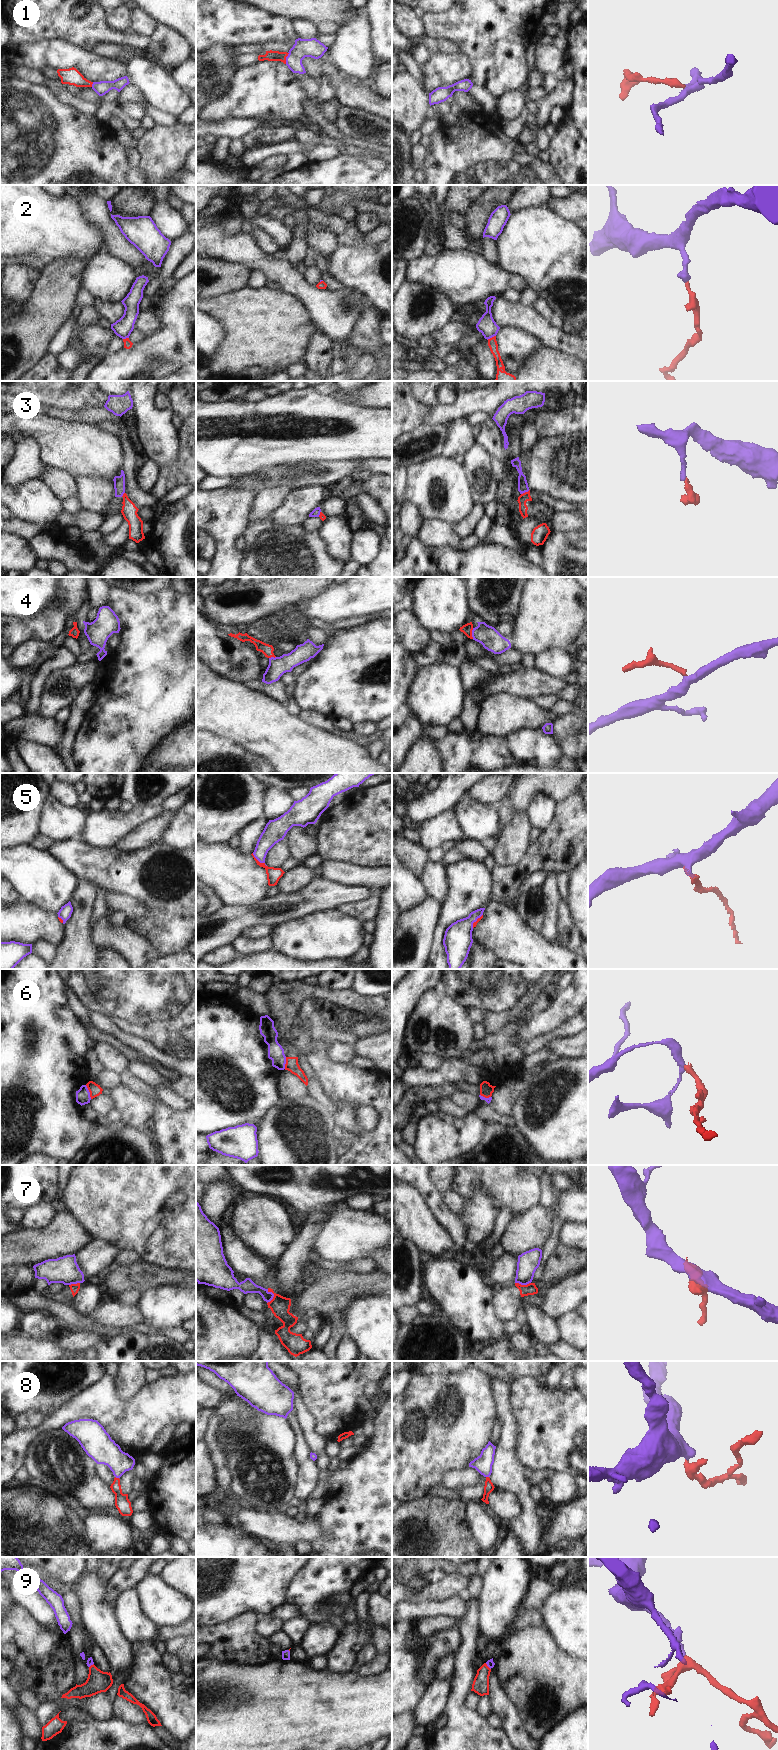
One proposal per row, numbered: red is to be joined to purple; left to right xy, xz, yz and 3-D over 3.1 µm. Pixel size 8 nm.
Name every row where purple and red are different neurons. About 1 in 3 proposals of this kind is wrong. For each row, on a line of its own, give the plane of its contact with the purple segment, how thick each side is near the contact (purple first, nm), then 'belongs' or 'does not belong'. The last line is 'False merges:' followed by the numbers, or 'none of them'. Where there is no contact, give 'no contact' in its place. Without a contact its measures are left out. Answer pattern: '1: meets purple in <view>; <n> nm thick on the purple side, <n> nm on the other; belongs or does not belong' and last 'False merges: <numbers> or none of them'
1: meets purple in xz; 150 nm thick on the purple side, 80 nm on the other; belongs
2: meets purple in yz; 150 nm thick on the purple side, 80 nm on the other; belongs
3: meets purple in yz; 80 nm thick on the purple side, 80 nm on the other; does not belong
4: meets purple in yz; 170 nm thick on the purple side, 80 nm on the other; belongs
5: meets purple in xz; 160 nm thick on the purple side, 110 nm on the other; belongs
6: meets purple in xy; 110 nm thick on the purple side, 100 nm on the other; does not belong
7: meets purple in xz; 110 nm thick on the purple side, 160 nm on the other; does not belong
8: meets purple in xy; 220 nm thick on the purple side, 120 nm on the other; belongs
9: meets purple in yz; 60 nm thick on the purple side, 130 nm on the other; belongs
False merges: 3, 6, 7

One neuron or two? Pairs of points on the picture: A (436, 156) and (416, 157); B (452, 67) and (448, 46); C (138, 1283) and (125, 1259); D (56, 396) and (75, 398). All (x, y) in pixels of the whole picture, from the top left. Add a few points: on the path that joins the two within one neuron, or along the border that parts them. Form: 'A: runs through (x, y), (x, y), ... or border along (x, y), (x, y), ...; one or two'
A: border along (427, 148), (421, 168); two
B: border along (440, 52), (444, 54), (460, 53); two
C: border along (140, 1261), (125, 1266), (113, 1266); two
D: runs through (61, 396), (70, 396); one

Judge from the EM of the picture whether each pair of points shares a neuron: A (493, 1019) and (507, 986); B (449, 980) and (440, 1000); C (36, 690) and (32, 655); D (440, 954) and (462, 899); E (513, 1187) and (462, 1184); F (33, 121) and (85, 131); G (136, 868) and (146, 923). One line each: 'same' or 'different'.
A: different
B: different
C: different
D: same
E: same
F: same
G: same

